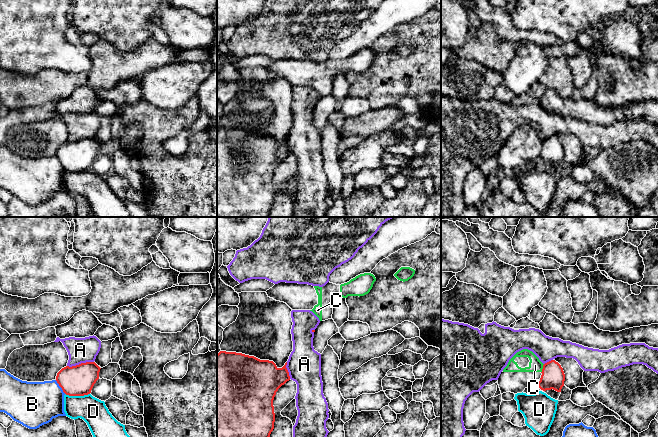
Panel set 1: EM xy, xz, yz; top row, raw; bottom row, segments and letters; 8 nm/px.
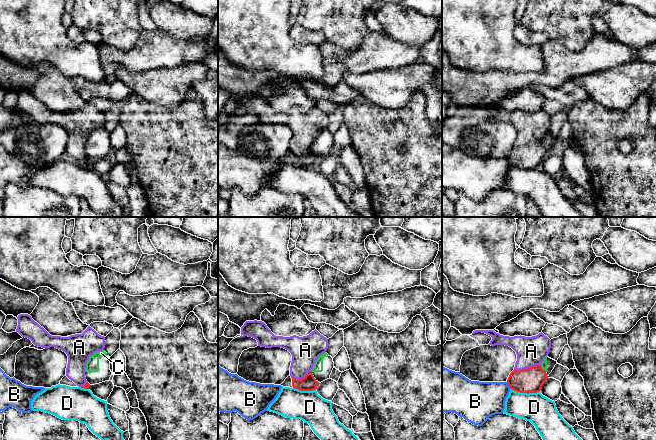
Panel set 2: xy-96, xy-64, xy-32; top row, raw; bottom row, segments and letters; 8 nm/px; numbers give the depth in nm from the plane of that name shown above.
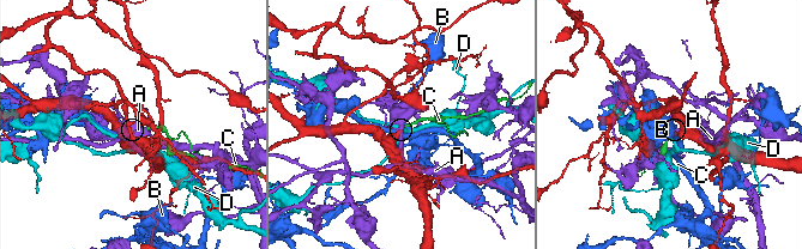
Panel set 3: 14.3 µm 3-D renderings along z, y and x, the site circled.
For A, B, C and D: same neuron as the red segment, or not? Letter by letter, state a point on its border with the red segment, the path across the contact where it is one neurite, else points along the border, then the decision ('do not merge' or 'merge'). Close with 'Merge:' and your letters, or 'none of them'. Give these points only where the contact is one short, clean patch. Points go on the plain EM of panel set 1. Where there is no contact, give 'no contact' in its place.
A: meets red in xy at (81, 139); do not merge
B: meets red in xy at (60, 162); do not merge
C: meets red in yz at (543, 144); border along yz (544, 140), (541, 148); do not merge
D: meets red in xy at (77, 171); do not merge
Merge: none of them

